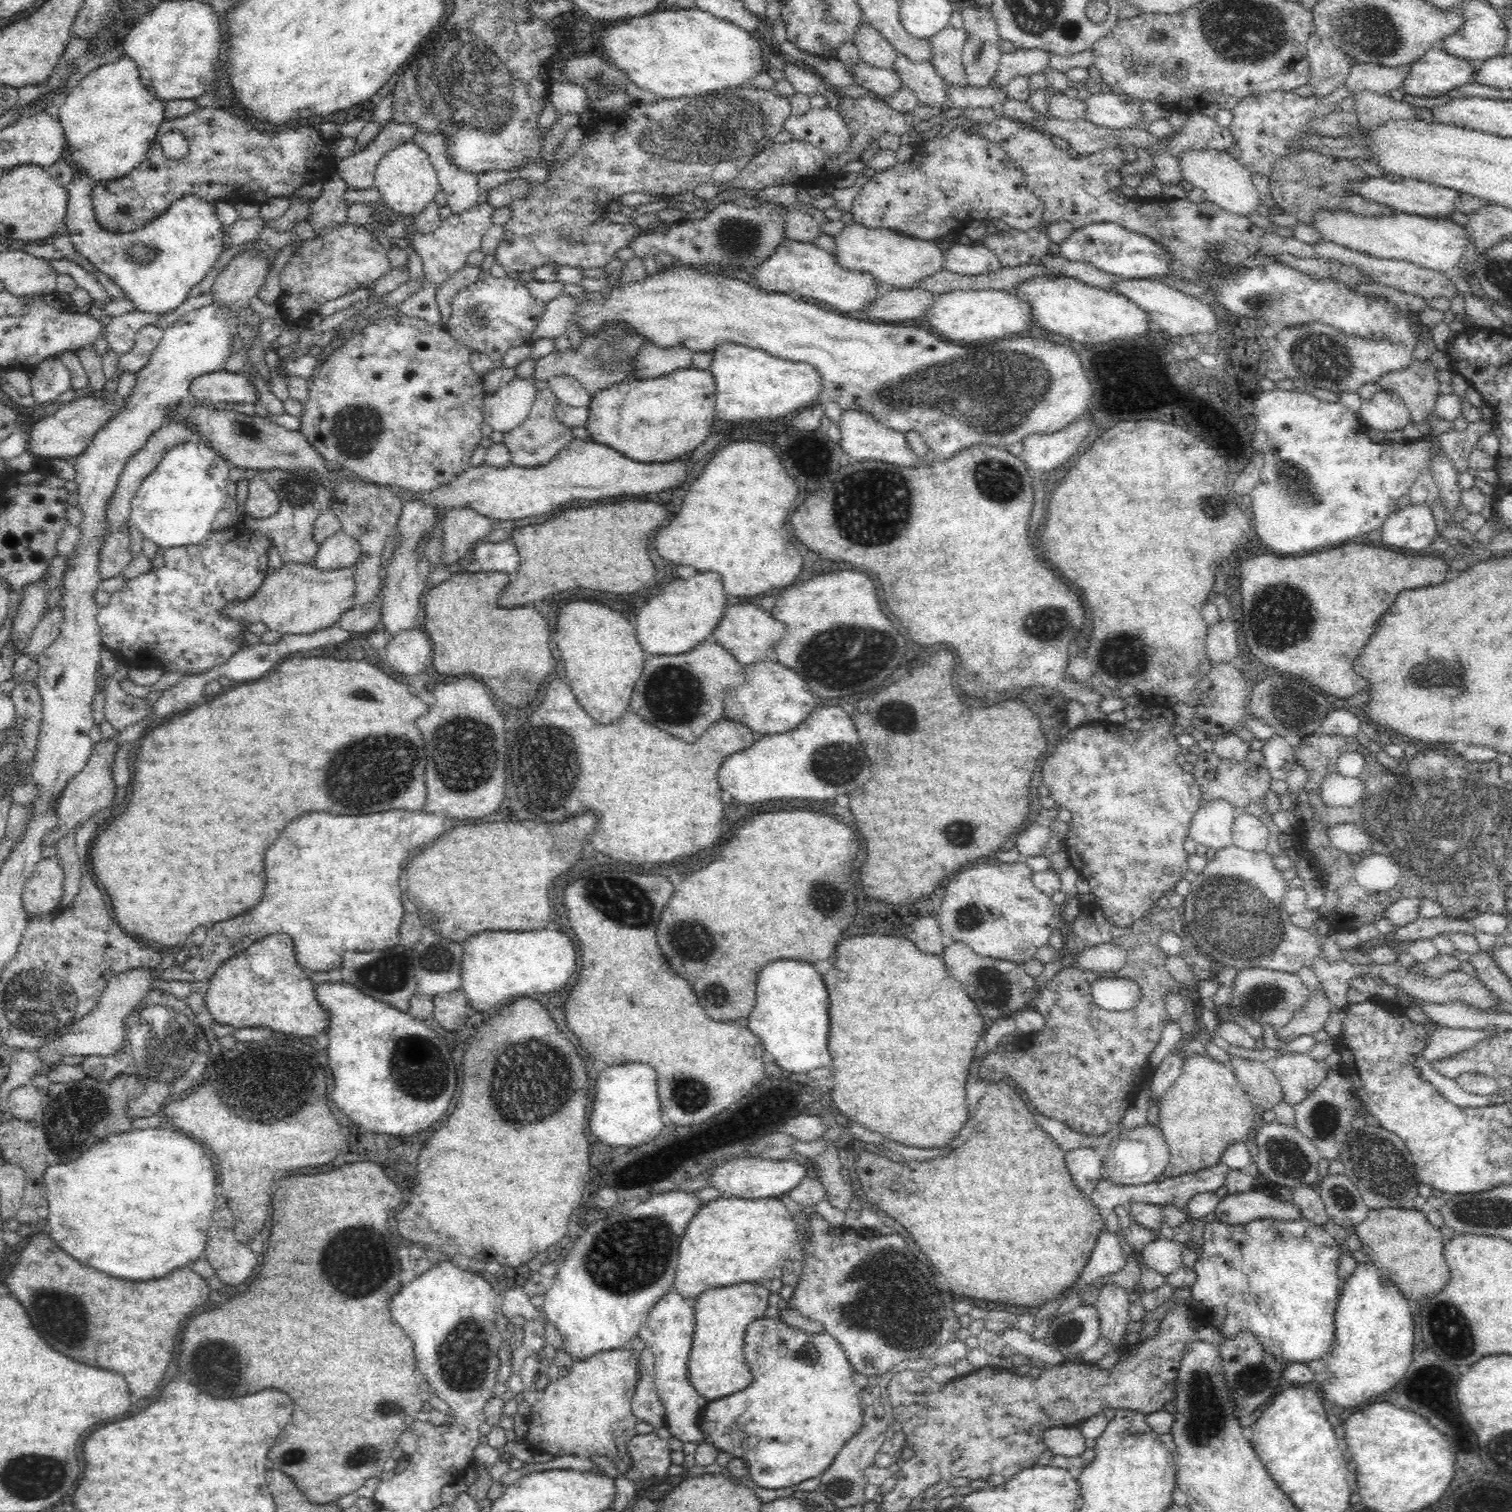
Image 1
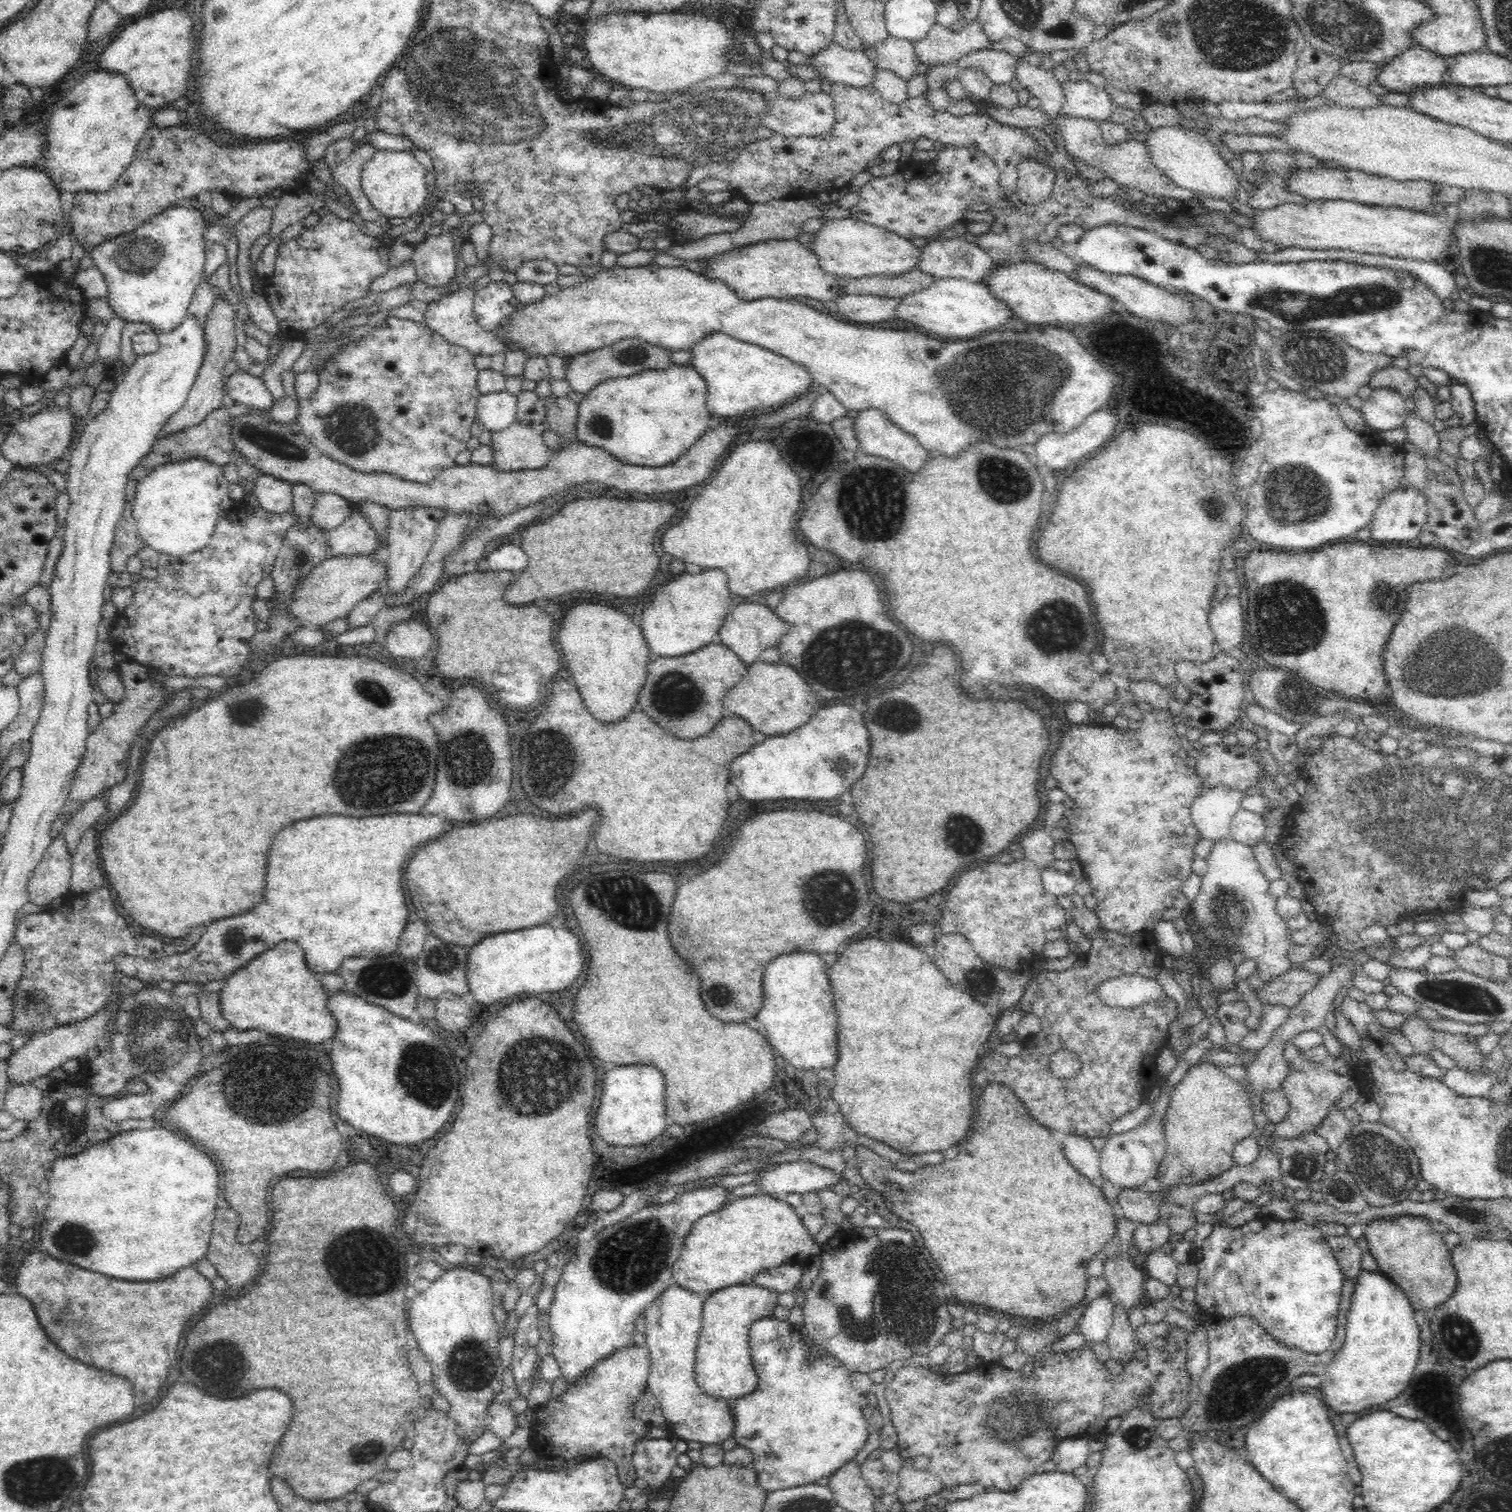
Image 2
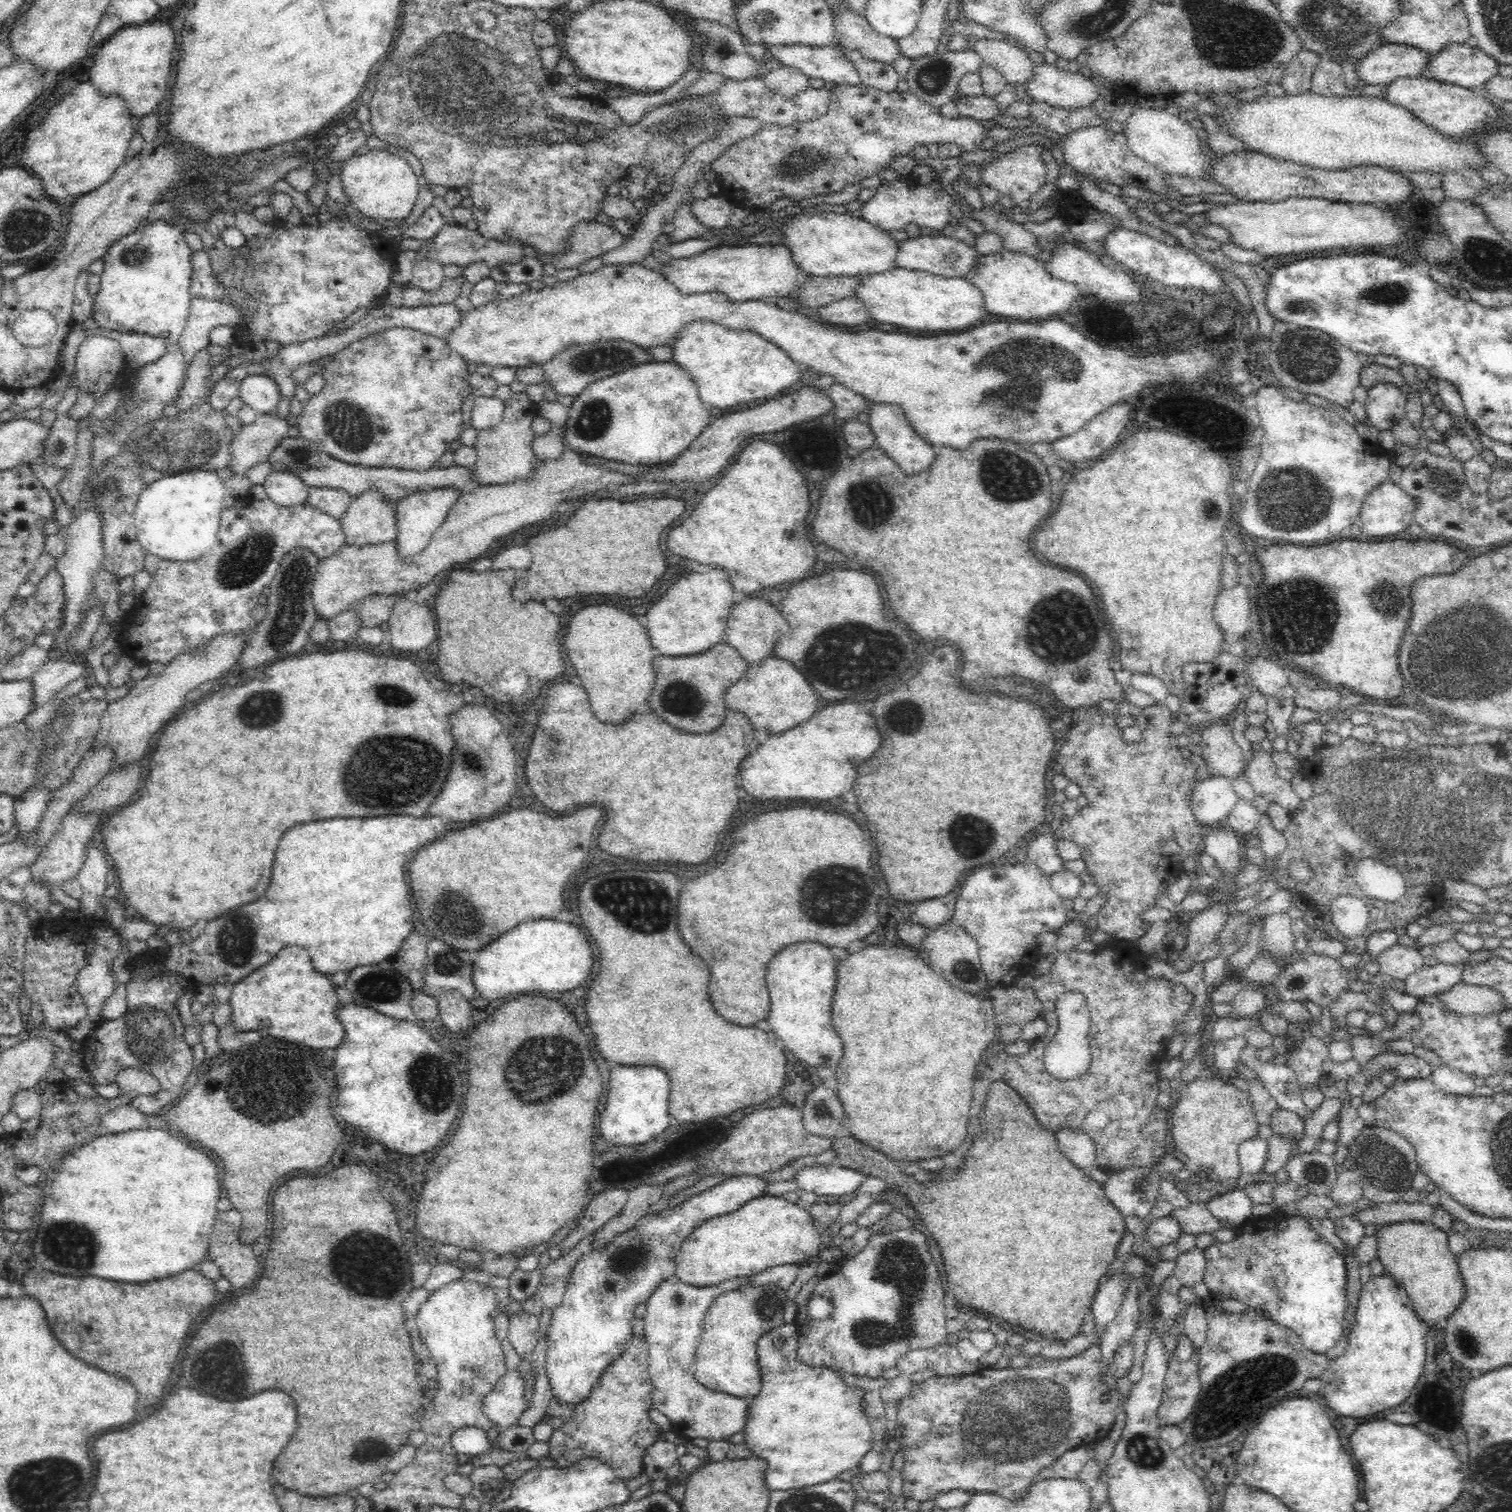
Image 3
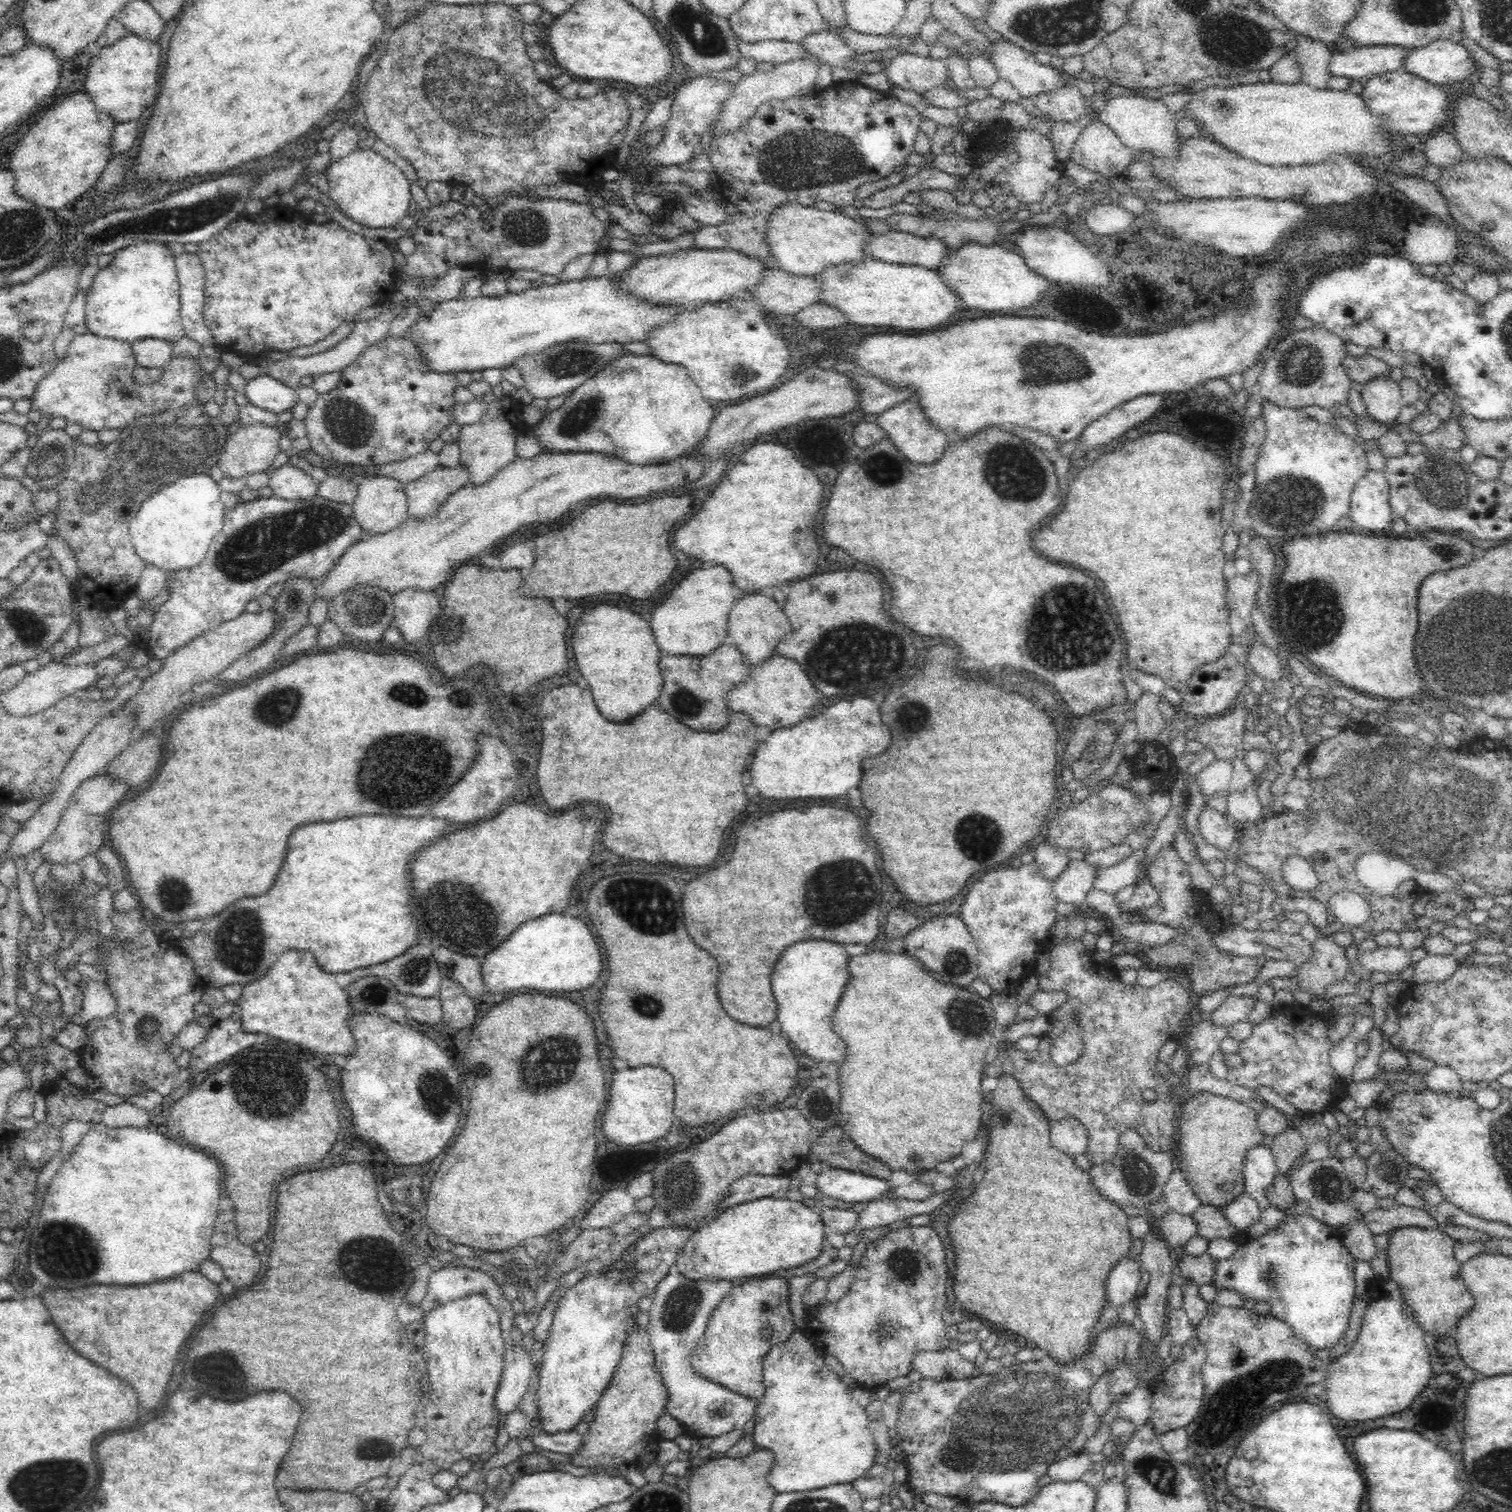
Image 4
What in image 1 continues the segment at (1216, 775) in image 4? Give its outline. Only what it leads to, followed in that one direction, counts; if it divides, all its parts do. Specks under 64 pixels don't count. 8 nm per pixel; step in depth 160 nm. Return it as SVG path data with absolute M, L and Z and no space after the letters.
M1222 799L1204 802L1192 817L1188 836L1195 844L1220 850L1233 844L1232 827L1238 814L1232 805Z

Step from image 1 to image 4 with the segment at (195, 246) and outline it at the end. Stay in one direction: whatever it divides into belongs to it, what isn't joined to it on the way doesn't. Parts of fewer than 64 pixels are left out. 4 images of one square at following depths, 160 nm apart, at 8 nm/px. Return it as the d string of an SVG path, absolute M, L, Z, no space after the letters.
M138 240L116 250L114 258L106 267L99 269L92 286L87 290L85 323L89 331L98 336L116 338L128 343L143 338L155 338L173 343L185 336L180 312L180 285L175 256L170 243L155 240L150 240L150 242Z

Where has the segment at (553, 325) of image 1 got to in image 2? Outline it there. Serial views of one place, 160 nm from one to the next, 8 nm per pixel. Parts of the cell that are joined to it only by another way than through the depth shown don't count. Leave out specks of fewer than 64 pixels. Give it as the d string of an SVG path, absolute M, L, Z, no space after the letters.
M473 284L463 286L460 290L452 292L448 295L444 295L440 300L429 302L428 309L425 314L425 325L431 328L434 332L441 334L448 342L456 346L463 346L470 351L470 354L486 354L494 355L498 353L505 353L508 349L512 349L509 346L509 342L499 336L499 333L488 332L482 328L476 322L473 317L473 304L475 288Z

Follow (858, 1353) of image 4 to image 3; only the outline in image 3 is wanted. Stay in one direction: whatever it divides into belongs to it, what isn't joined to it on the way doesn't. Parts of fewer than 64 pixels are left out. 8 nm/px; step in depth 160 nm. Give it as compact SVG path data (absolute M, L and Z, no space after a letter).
M904 1224L886 1233L868 1235L868 1244L855 1256L842 1257L832 1263L832 1270L820 1276L812 1295L825 1296L833 1304L832 1312L824 1320L813 1320L808 1314L808 1302L797 1308L794 1323L799 1329L797 1356L806 1367L823 1366L852 1375L879 1378L886 1368L896 1366L900 1356L908 1351L927 1349L946 1344L946 1315L944 1287L930 1252L926 1237L914 1226Z

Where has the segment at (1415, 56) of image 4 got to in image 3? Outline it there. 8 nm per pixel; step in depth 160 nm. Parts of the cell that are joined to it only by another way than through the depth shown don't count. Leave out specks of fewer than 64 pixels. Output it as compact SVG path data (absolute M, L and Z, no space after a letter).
M1473 42L1464 44L1447 44L1440 52L1429 56L1428 76L1436 81L1444 82L1450 85L1462 86L1466 89L1481 90L1486 82L1492 78L1500 76L1500 62L1480 50Z

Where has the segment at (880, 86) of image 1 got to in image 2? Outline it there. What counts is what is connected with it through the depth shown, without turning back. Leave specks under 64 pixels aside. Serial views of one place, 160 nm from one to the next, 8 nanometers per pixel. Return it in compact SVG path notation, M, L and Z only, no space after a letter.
M834 42L827 49L811 55L813 68L830 83L854 88L874 86L877 64L861 49L852 51Z

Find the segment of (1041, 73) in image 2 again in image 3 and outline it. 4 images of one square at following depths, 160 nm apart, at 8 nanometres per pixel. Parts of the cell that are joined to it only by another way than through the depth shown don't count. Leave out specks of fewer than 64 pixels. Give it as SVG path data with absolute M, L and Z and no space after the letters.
M967 36L971 48L983 56L984 62L999 70L1010 85L1025 85L1034 78L1035 64L1015 43Z

